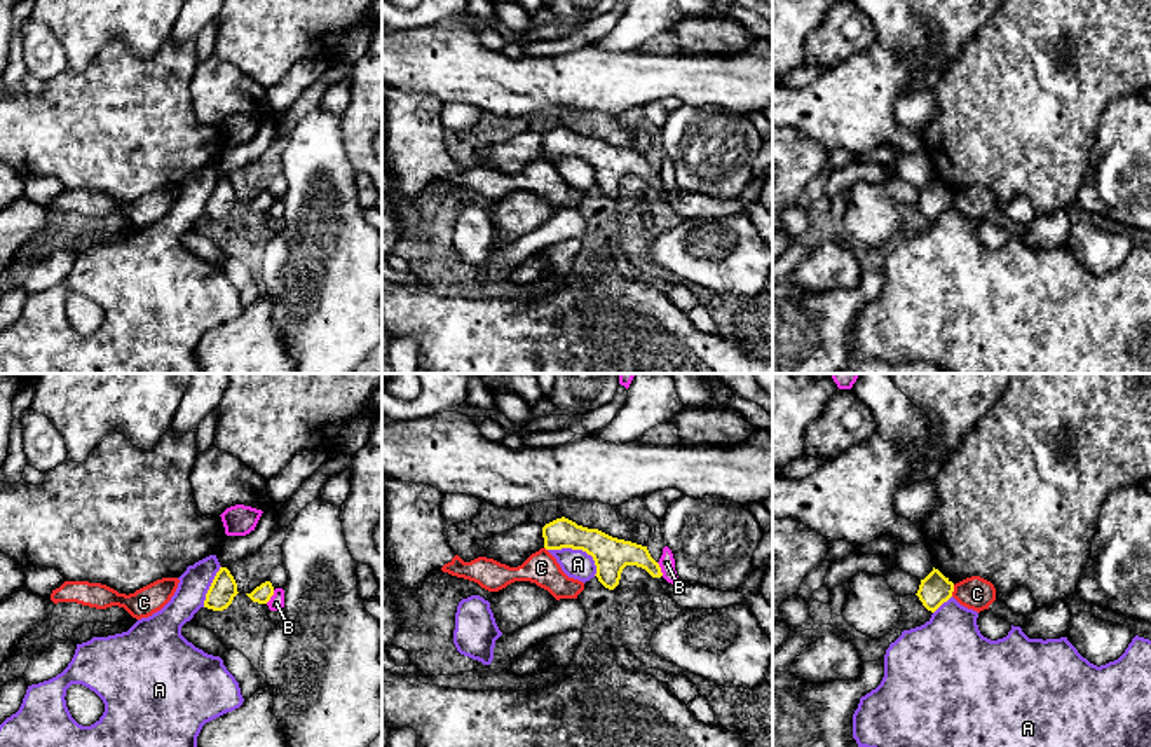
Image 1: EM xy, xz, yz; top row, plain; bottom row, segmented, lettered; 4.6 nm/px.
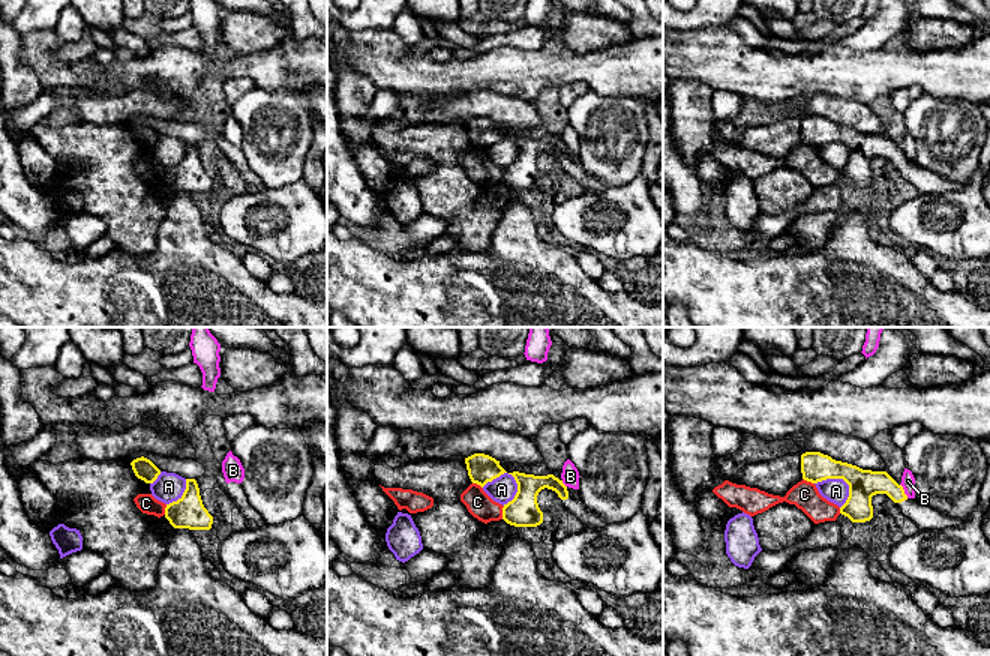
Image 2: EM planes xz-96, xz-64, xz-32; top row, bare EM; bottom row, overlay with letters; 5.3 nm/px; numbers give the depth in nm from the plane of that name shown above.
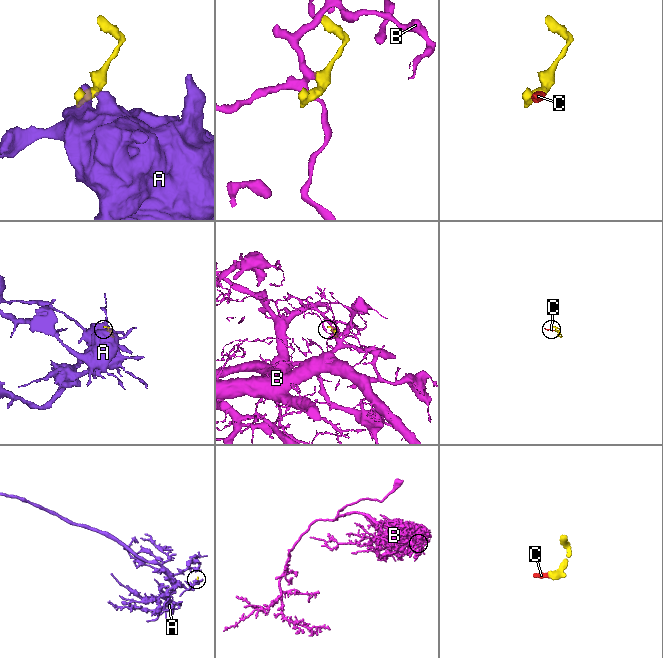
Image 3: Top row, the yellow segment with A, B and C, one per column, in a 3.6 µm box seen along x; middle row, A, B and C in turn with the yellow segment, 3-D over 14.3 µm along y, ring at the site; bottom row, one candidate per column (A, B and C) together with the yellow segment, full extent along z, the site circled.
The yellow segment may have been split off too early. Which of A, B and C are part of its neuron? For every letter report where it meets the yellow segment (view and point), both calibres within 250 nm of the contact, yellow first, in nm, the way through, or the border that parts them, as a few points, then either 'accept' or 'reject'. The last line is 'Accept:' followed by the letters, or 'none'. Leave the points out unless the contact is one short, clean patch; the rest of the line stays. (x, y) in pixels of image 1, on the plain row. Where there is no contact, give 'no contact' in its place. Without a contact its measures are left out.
A: contact xz (578, 157); calibres 170 and 140 nm; border xz (548, 157), (581, 157), (592, 166), (597, 182); reject
B: contact xy (271, 205); calibres 90 and 70 nm; reject
C: contact yz (953, 199); calibres 150 and 150 nm; border yz (954, 194), (951, 205); reject
Accept: none

